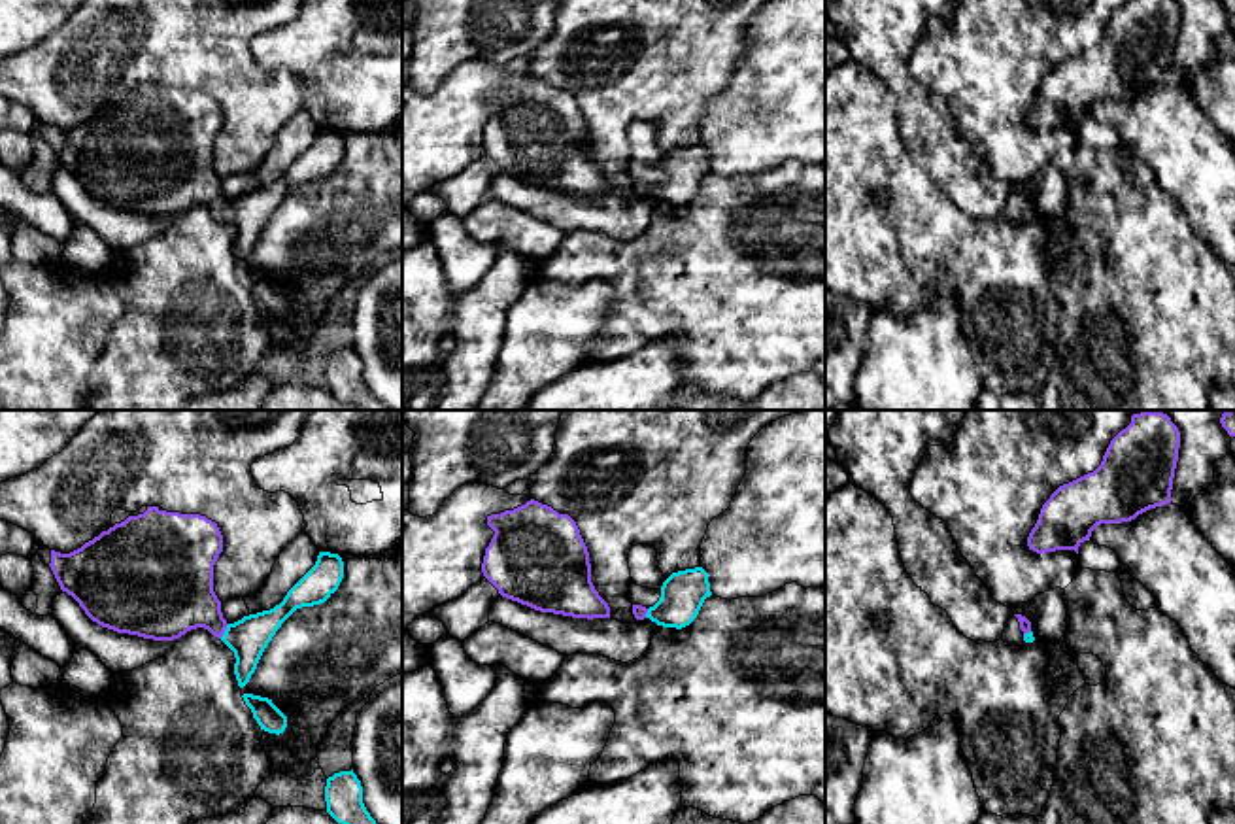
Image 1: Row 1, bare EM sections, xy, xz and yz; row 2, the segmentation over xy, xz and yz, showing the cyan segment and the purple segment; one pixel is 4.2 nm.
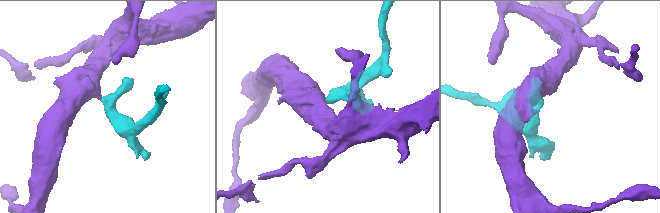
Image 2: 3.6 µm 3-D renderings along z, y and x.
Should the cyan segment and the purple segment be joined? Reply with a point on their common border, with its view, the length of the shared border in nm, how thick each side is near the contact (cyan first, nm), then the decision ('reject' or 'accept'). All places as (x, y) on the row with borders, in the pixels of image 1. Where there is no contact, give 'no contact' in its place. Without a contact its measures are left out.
xy (225, 632) | 80 nm | 170/300 nm | accept

